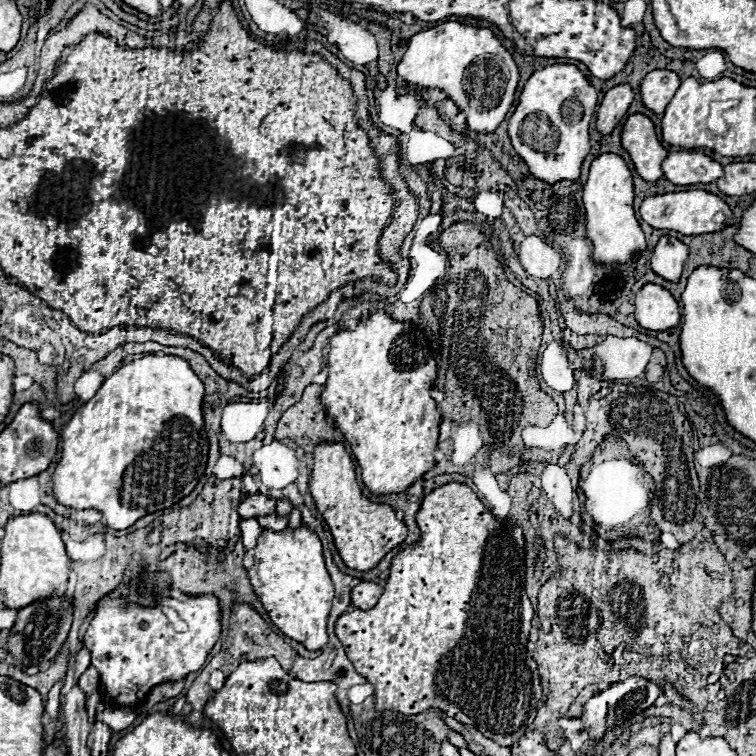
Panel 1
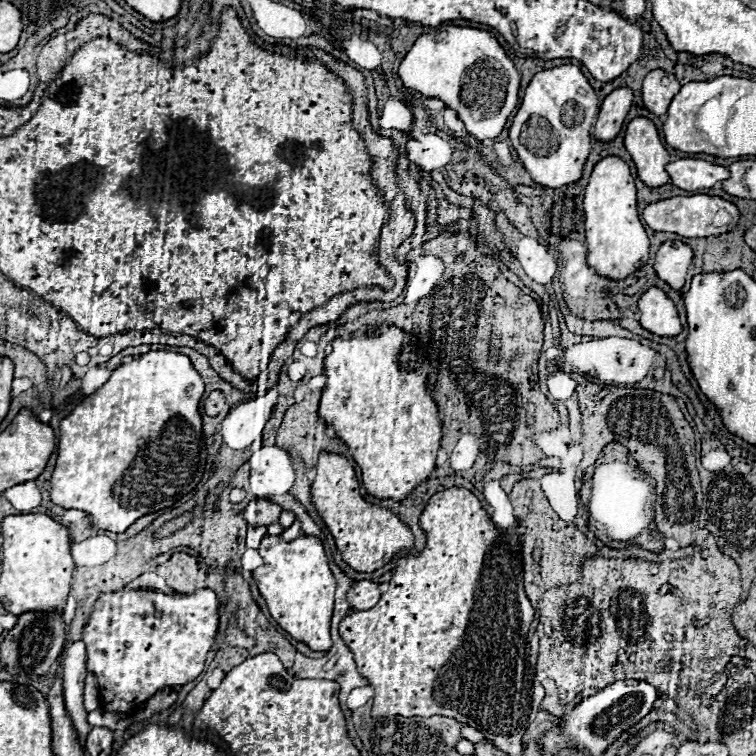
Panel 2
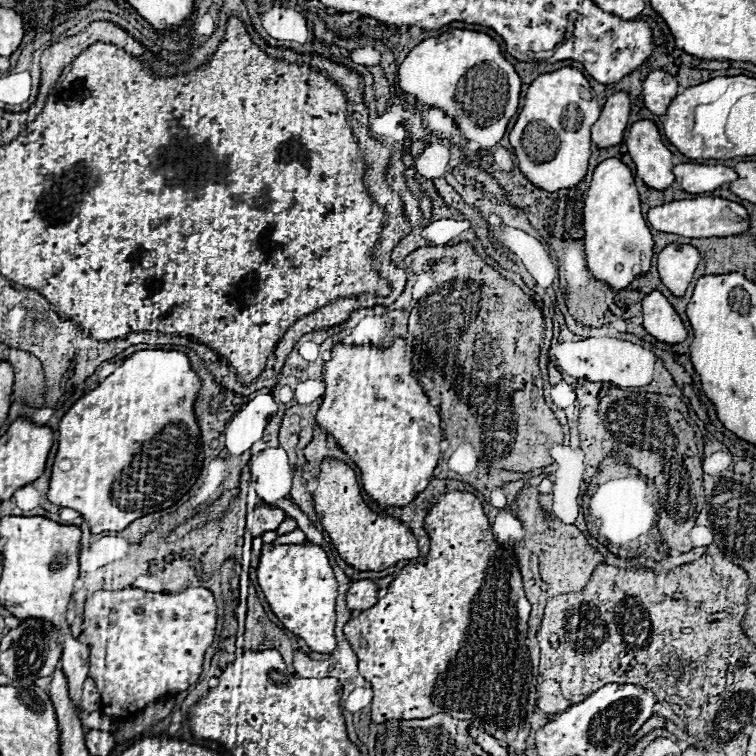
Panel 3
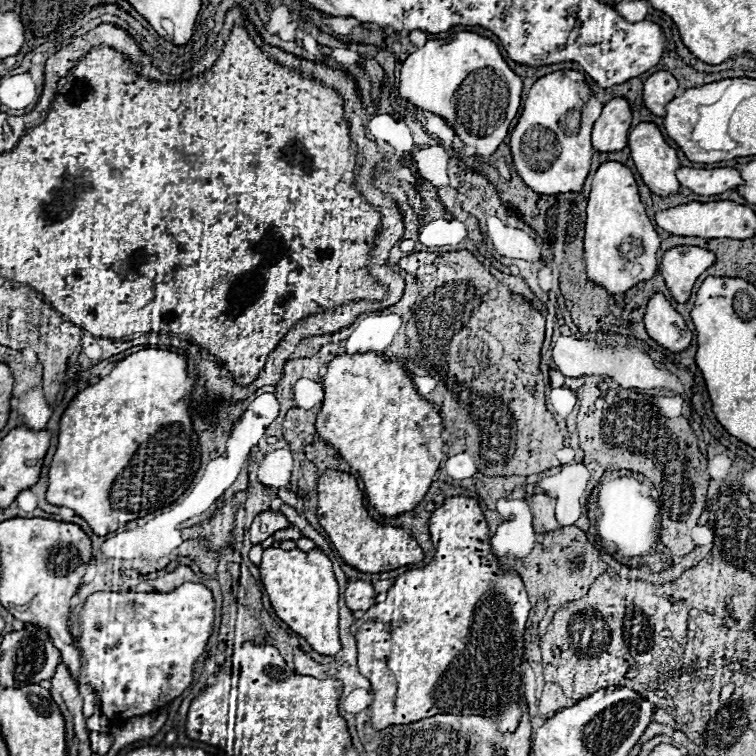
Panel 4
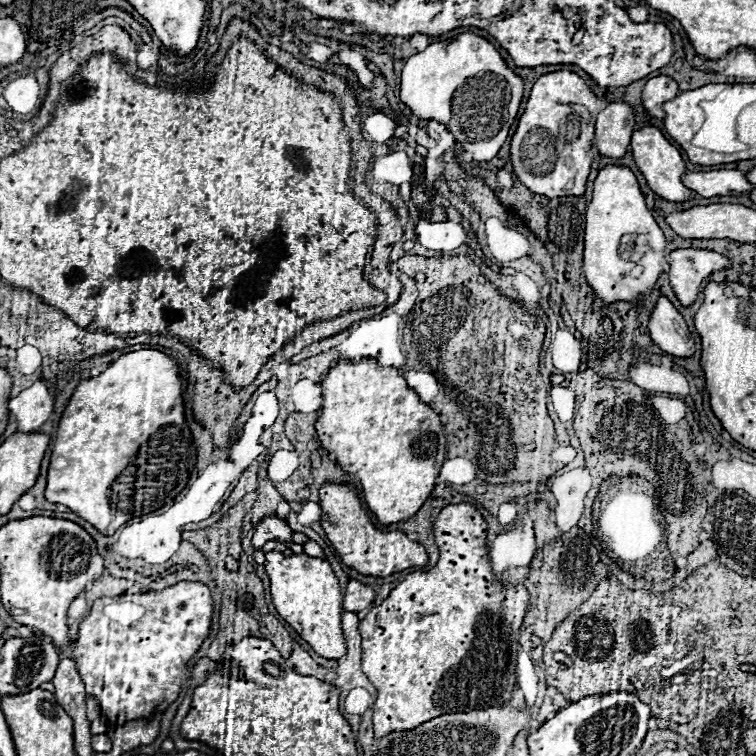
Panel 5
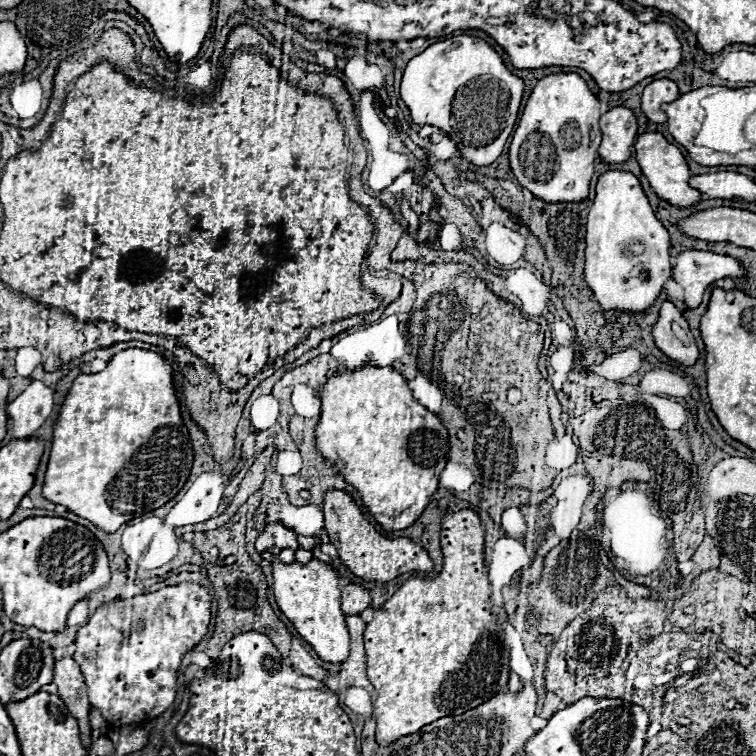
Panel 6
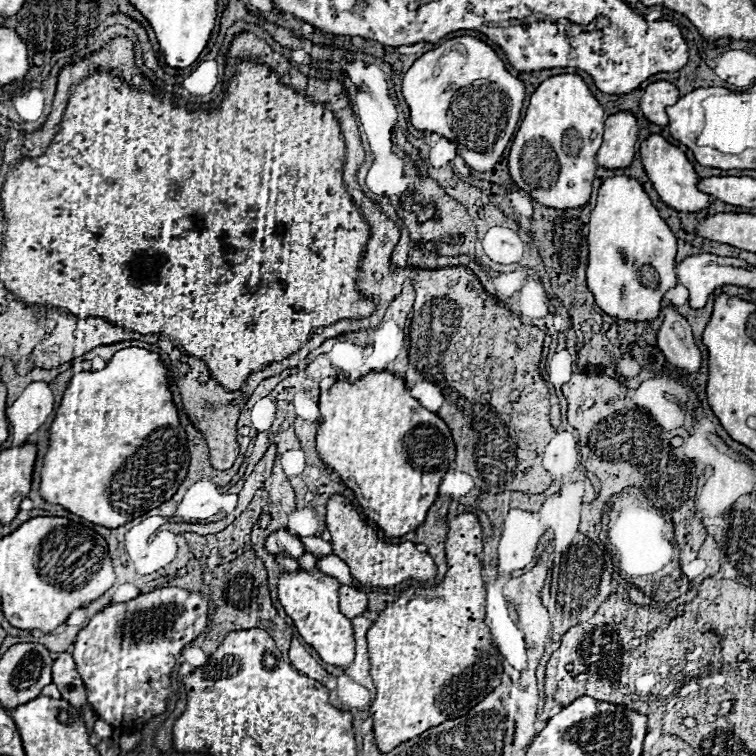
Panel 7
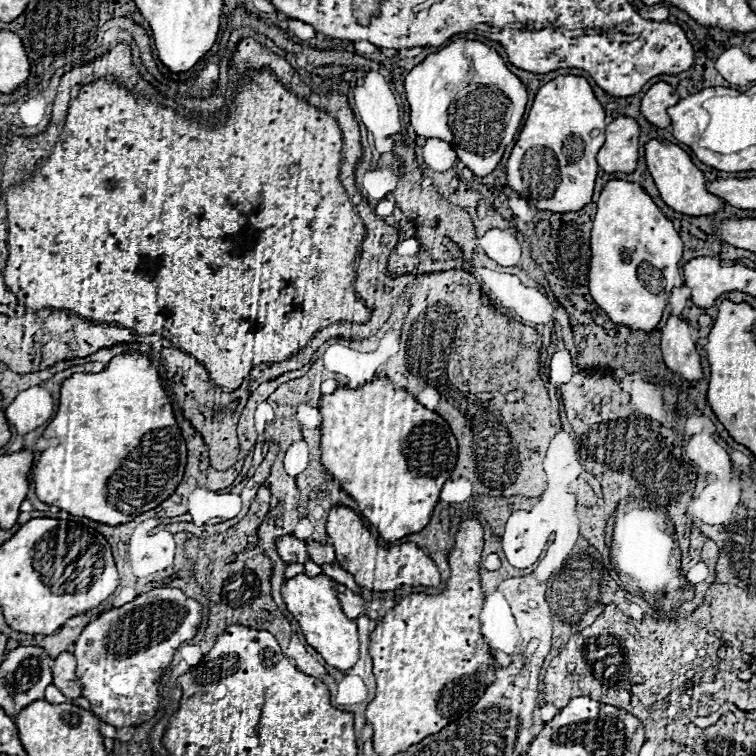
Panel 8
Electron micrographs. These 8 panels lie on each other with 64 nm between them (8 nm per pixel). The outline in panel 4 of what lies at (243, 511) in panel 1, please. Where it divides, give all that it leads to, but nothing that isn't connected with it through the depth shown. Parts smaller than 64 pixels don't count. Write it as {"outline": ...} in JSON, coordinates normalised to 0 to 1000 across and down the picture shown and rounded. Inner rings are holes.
{"outline":[[[352,675],[352,677],[344,677],[336,688],[333,688],[333,696],[331,696],[331,714],[333,720],[344,720],[347,714],[352,714],[357,706],[373,701],[381,696],[381,688],[373,677],[360,677],[360,675]]]}

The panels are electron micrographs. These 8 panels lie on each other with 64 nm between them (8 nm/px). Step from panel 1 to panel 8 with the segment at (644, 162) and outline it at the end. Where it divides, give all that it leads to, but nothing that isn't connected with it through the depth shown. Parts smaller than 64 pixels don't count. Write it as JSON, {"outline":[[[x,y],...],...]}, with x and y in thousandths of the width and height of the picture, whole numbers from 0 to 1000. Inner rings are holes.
{"outline":[[[865,183],[852,193],[852,209],[854,209],[854,220],[857,228],[865,235],[865,243],[873,254],[873,262],[889,275],[889,278],[899,278],[899,283],[921,283],[921,286],[937,286],[950,280],[958,267],[939,257],[934,251],[934,238],[931,230],[915,217],[913,206],[894,190],[886,190],[881,185]]]}

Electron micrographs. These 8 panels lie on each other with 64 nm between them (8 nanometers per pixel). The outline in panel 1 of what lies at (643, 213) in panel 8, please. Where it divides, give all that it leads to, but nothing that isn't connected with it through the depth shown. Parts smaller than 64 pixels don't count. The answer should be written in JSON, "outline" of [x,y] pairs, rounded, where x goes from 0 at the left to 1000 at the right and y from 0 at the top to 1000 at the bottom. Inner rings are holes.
{"outline":[[[794,204],[780,217],[780,228],[775,243],[770,249],[770,265],[775,275],[775,302],[778,315],[786,320],[786,344],[788,347],[831,347],[854,331],[854,317],[849,302],[839,286],[839,251],[836,251],[836,230],[817,204]]]}

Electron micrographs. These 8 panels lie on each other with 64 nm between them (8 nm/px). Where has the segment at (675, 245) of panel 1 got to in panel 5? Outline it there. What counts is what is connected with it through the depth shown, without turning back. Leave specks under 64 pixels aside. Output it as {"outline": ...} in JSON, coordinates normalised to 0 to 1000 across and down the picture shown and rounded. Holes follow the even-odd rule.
{"outline":[[[897,328],[889,331],[884,339],[884,368],[886,378],[899,397],[899,402],[913,405],[921,397],[923,381],[929,378],[931,368],[937,368],[947,357],[963,354],[963,344],[942,331],[923,331],[923,328]]]}

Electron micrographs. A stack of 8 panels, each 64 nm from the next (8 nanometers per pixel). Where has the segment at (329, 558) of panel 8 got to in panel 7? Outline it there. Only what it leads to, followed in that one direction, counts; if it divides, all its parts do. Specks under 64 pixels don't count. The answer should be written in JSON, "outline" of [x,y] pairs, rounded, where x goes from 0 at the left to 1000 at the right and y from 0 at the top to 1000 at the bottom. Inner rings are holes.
{"outline":[[[421,709],[399,712],[399,720],[402,720],[402,728],[405,728],[405,730],[413,730],[418,738],[439,733],[439,722],[437,722],[437,717],[431,717],[431,714],[421,712]]]}

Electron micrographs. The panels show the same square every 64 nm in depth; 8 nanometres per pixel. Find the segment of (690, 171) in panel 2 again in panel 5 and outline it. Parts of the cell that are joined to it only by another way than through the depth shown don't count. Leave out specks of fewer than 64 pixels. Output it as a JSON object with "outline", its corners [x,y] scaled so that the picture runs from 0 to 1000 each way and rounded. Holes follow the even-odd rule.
{"outline":[[[939,225],[939,228],[905,228],[902,241],[907,249],[918,251],[931,262],[963,259],[963,257],[989,257],[995,243],[979,225]]]}

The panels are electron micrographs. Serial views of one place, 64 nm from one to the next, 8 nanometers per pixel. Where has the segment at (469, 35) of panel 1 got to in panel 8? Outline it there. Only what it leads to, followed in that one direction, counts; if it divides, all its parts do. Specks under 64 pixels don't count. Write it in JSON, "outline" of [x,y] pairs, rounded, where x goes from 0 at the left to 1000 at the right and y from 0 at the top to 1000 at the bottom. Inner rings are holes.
{"outline":[[[616,50],[595,56],[585,66],[566,71],[556,85],[550,85],[534,103],[534,122],[542,138],[542,167],[548,169],[548,175],[561,183],[582,183],[598,190],[603,198],[611,196],[611,201],[606,201],[606,209],[630,233],[643,233],[659,220],[667,196],[680,185],[685,175],[698,130],[688,103],[669,90],[656,66],[646,63],[638,56]]]}

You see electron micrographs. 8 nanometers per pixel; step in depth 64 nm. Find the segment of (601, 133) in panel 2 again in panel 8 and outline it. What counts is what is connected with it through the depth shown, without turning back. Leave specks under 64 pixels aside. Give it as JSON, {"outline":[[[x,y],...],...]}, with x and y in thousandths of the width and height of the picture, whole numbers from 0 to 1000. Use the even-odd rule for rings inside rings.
{"outline":[[[817,153],[802,167],[802,188],[791,201],[791,220],[810,228],[839,228],[844,212],[847,169],[839,156]]]}

